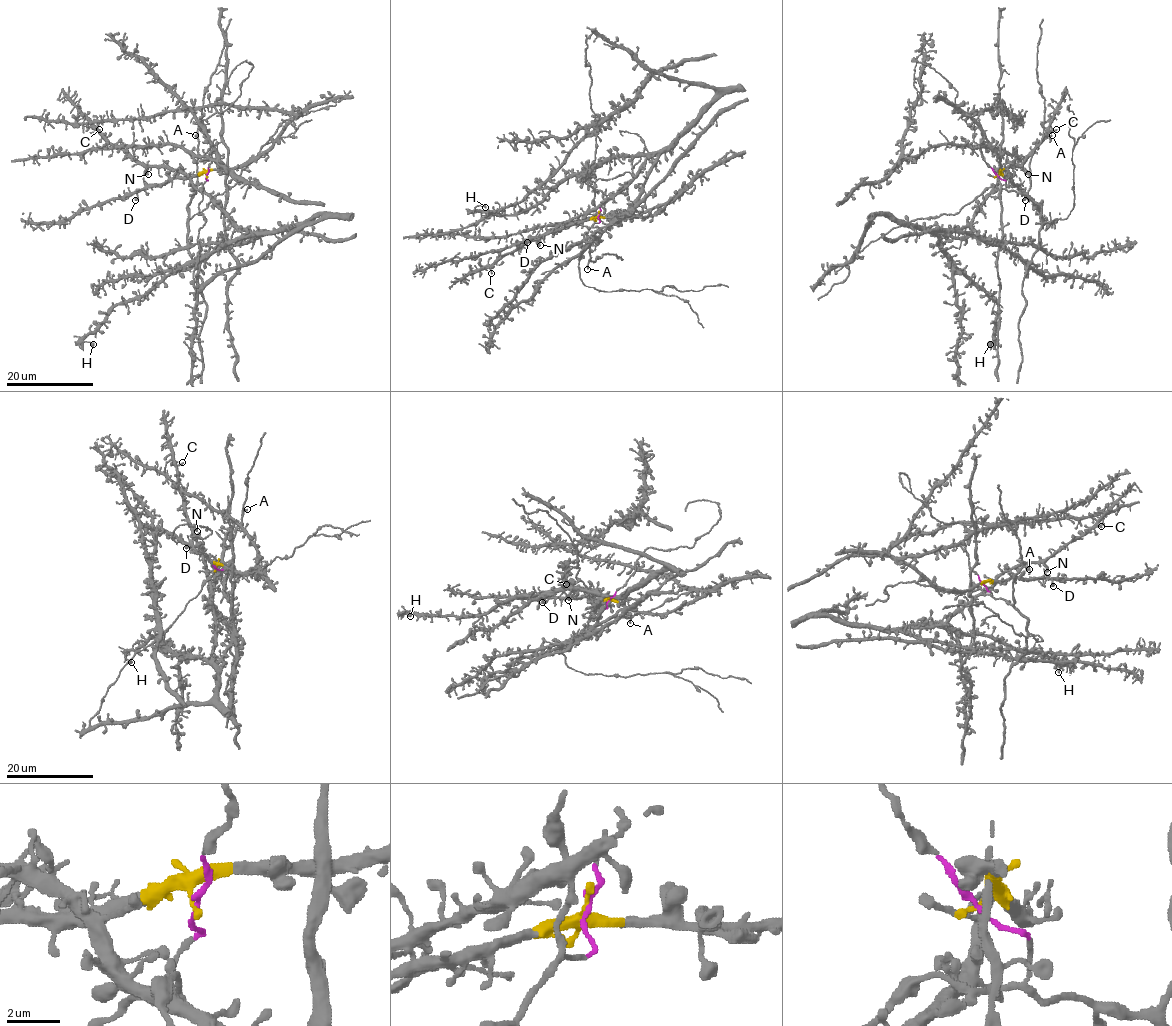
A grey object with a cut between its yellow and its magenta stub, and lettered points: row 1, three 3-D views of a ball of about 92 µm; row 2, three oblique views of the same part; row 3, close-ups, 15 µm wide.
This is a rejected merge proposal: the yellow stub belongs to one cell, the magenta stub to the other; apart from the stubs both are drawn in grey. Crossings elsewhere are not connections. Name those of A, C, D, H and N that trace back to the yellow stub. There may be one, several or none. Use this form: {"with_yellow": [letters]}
{"with_yellow": ["C", "D", "H", "N"]}

